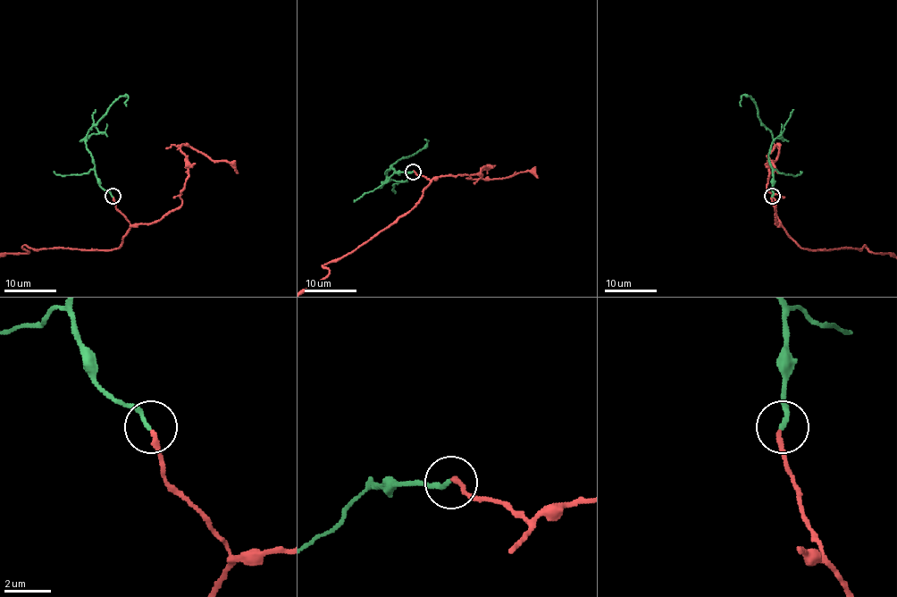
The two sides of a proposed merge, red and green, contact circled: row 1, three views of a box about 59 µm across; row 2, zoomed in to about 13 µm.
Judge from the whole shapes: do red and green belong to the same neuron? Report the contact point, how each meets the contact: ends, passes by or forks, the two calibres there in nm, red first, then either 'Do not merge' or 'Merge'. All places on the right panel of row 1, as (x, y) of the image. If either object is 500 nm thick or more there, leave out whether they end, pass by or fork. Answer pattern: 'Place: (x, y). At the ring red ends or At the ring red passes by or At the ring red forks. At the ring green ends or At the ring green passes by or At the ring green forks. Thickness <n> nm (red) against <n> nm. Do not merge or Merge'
Place: (772, 196). At the ring red ends. At the ring green ends. Thickness 200 nm (red) against 200 nm. Merge

